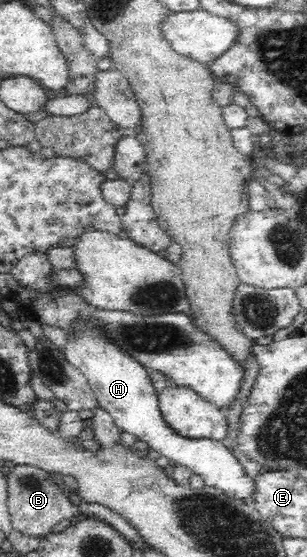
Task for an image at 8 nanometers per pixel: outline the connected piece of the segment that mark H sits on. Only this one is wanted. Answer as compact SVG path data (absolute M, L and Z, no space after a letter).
M79 312L74 319L70 319L65 332L66 360L84 374L94 392L98 409L108 411L122 432L136 435L140 441L146 441L151 449L159 451L169 461L174 461L175 465L187 467L192 473L201 475L206 486L215 487L231 499L255 503L255 479L246 475L244 467L228 447L218 440L192 439L180 435L166 423L159 408L159 394L150 379L149 370L126 352L126 349L109 335L109 331L105 331L104 322Z

